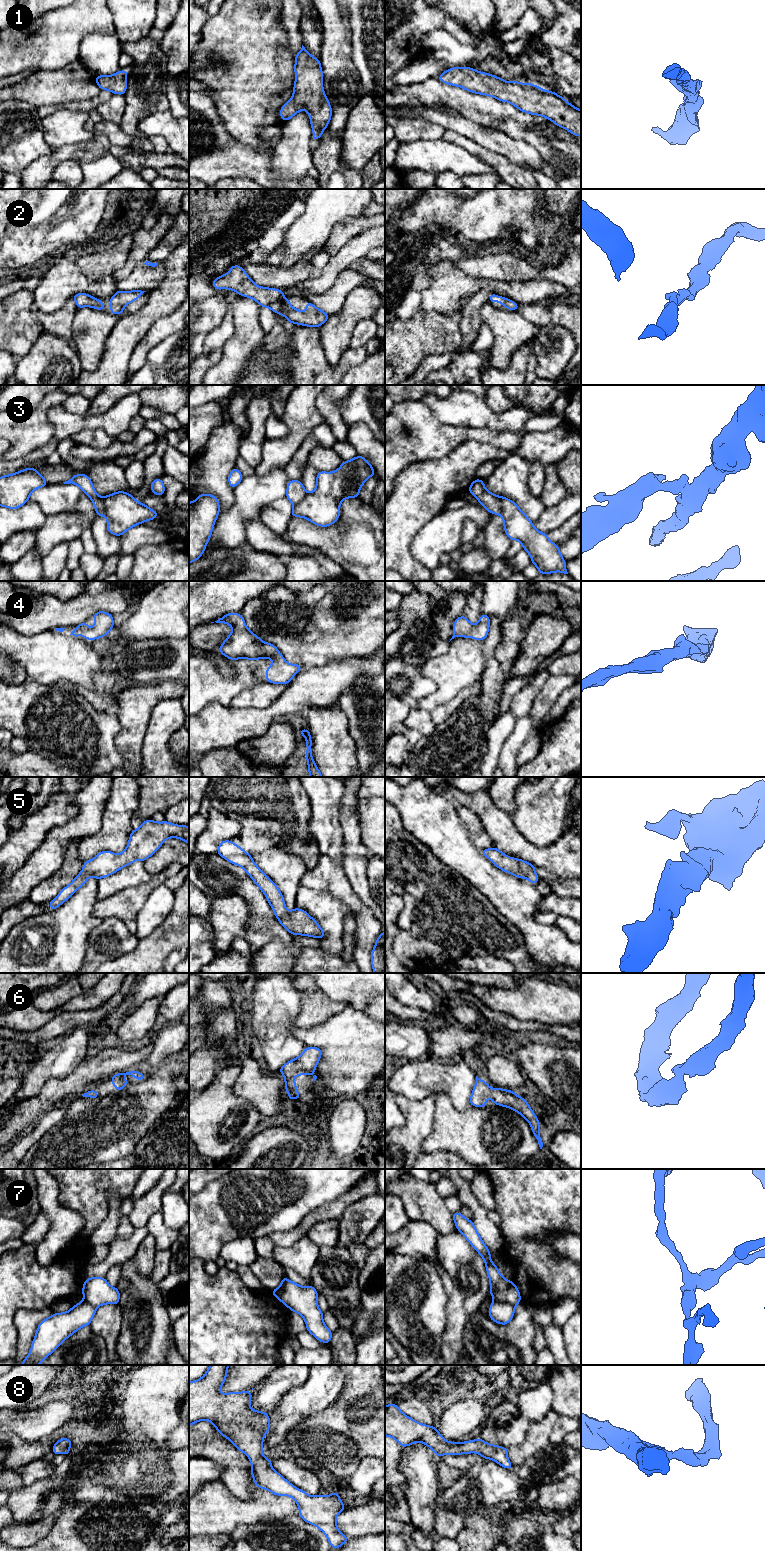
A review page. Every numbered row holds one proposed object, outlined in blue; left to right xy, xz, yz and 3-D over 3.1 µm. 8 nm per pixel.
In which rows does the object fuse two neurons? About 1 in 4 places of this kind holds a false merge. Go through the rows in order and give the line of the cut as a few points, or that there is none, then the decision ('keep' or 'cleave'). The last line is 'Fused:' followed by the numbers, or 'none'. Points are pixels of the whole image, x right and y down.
1: cut none; keep
2: cut none; keep
3: cut yz (497, 496), (500, 502), (500, 514); cleave
4: cut none; keep
5: cut none; keep
6: cut none; keep
7: cut xz (287, 1278), (279, 1299); cleave
8: cut none; keep
Fused: 3, 7

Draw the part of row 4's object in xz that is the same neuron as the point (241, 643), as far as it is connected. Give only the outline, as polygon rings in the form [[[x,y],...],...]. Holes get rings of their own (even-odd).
[[[227,613],[215,622],[232,626],[232,632],[218,649],[218,652],[228,659],[272,659],[272,665],[266,667],[268,683],[289,684],[291,679],[303,669],[301,665],[287,663],[275,645],[263,642],[259,636],[252,633],[246,627],[241,613]]]

